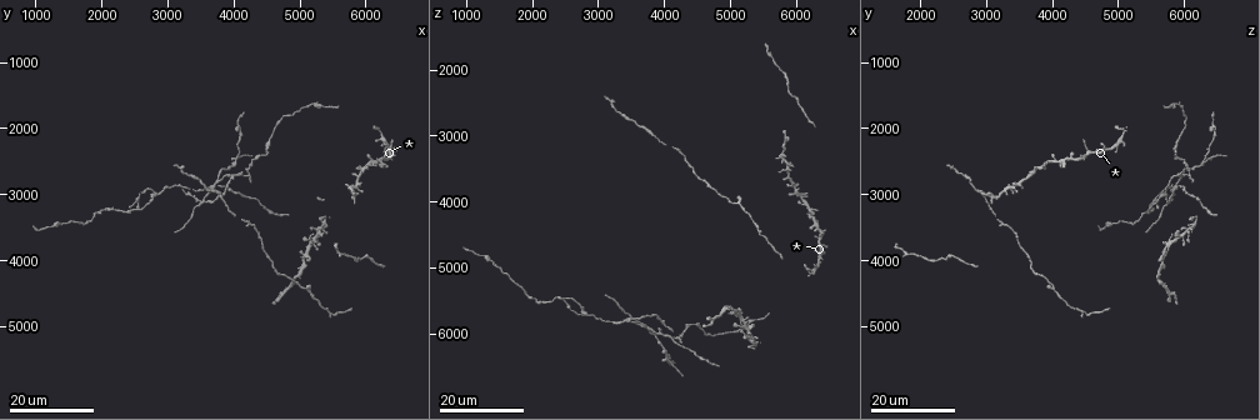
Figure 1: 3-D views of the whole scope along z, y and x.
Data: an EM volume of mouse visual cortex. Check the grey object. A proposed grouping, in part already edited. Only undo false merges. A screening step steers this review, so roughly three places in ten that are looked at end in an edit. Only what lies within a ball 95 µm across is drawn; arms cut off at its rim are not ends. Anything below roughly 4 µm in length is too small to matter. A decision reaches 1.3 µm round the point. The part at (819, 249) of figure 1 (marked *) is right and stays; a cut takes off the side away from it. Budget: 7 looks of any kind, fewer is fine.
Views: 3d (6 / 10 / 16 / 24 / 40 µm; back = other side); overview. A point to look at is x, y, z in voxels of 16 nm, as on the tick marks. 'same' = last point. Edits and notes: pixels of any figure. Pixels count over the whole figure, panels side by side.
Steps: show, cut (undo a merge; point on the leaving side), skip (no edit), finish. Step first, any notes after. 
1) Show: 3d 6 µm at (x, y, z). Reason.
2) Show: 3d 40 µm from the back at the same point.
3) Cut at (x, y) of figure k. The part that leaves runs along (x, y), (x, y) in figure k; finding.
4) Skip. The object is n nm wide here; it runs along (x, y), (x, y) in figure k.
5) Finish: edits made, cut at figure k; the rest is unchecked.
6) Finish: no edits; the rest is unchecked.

Show: 3d 16 µm at (5150, 4450, 4050). Small branch off a trunk.

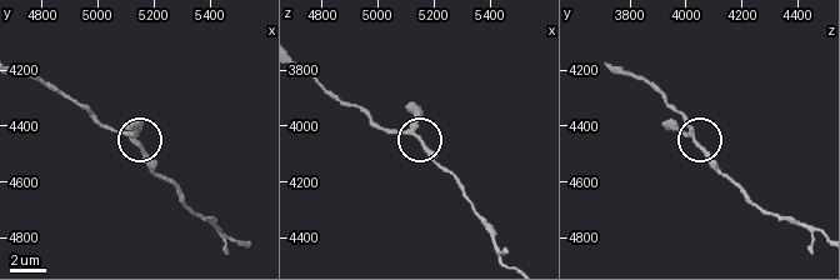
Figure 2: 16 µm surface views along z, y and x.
Show: 3d 6 µm at (5140, 4460, 4040). Zoom in.

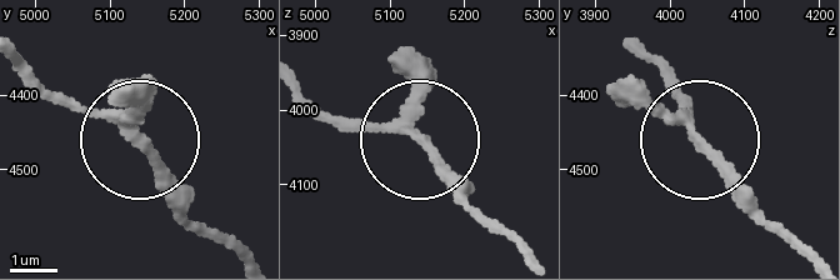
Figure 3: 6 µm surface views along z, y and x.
Show: 3d 6 µm from the back at (5140, 4465, 4040).

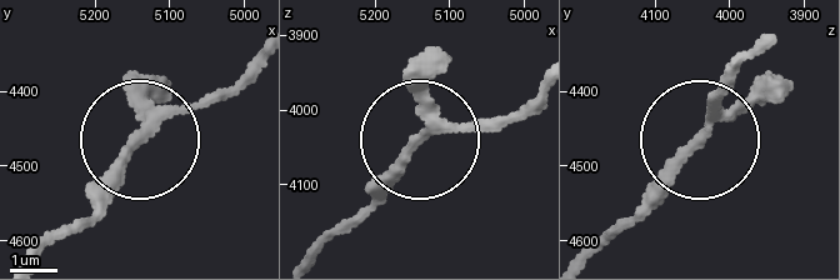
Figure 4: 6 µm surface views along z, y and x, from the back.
Skip. All the same neuron.

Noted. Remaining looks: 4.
Show: 3d 16 µm at (2800, 3000, 5700). A fork.

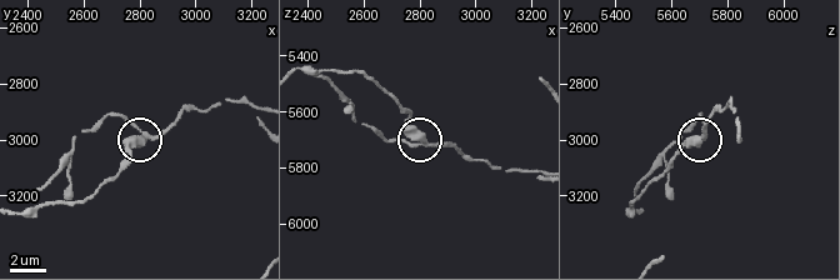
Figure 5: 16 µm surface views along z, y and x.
Show: 3d 10 µm at (2810, 2990, 5700). Closer look.

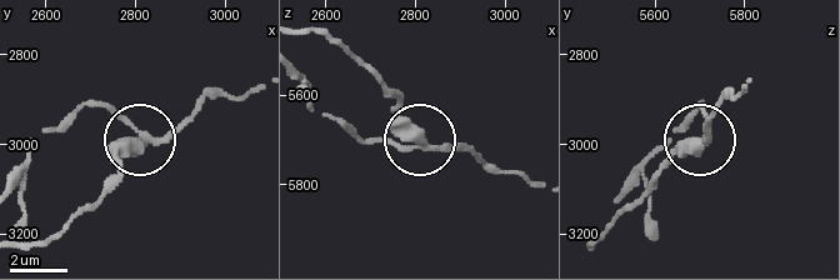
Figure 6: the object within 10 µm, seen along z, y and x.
Cut at (111, 146) of figure 6. 3 arms meet here; a second neuron is stuck on.

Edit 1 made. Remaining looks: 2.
Show: 3d 16 µm at (4300, 3500, 3250). Thick turns thin.

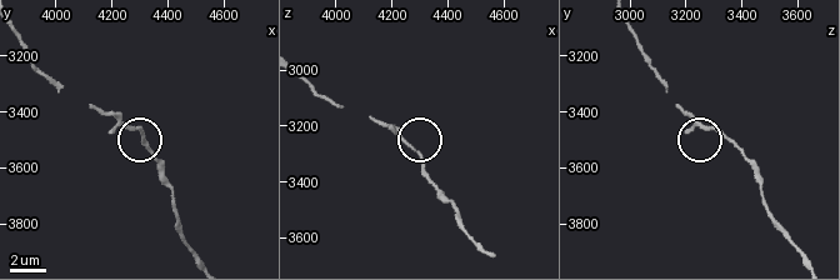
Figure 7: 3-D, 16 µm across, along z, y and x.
Show: 3d 10 µm at (4260, 3450, 3260). Zoom in.

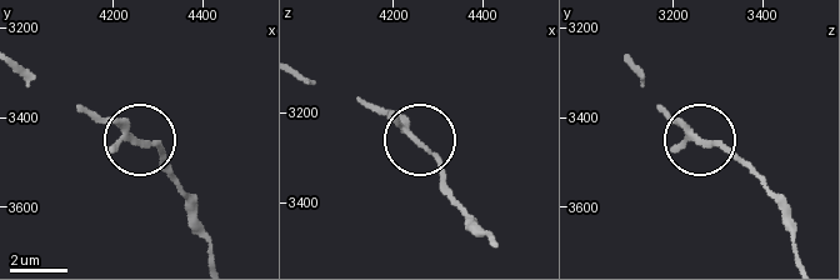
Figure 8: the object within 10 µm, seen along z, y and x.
Skip. 3 arms meet here; it runs along (799, 256), (773, 193), (660, 109) in figure 8; all the same neuron.

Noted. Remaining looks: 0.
Finish: edits made, cut at figure 6; the rest is unchecked.

